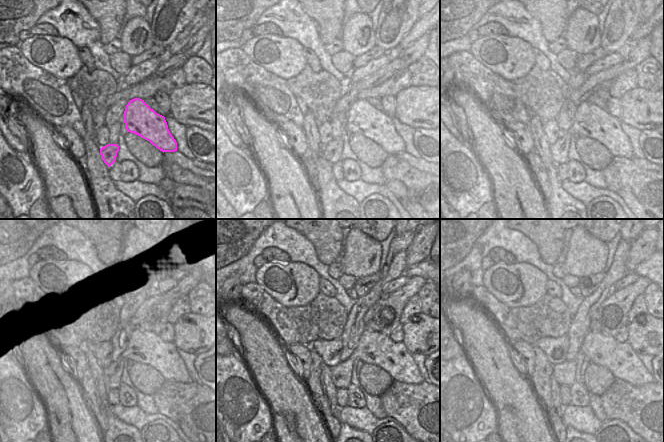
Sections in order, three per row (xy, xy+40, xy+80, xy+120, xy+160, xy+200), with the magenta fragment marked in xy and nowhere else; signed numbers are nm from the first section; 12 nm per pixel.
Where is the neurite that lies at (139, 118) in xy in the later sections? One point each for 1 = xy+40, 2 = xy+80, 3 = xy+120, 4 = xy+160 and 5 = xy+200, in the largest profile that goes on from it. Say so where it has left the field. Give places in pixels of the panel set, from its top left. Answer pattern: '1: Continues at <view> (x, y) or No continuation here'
1: Continues at xy+40 (364, 119)
2: Continues at xy+80 (591, 121)
3: Continues at xy+120 (145, 347)
4: Continues at xy+160 (376, 348)
5: Continues at xy+200 (619, 358).

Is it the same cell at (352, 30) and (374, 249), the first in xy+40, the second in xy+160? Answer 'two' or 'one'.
one

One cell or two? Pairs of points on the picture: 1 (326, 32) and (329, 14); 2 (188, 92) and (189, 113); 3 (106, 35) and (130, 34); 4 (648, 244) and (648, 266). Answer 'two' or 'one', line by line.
1: one
2: one
3: two
4: two

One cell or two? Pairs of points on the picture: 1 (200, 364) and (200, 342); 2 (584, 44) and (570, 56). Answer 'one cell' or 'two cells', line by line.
1: two cells
2: two cells

